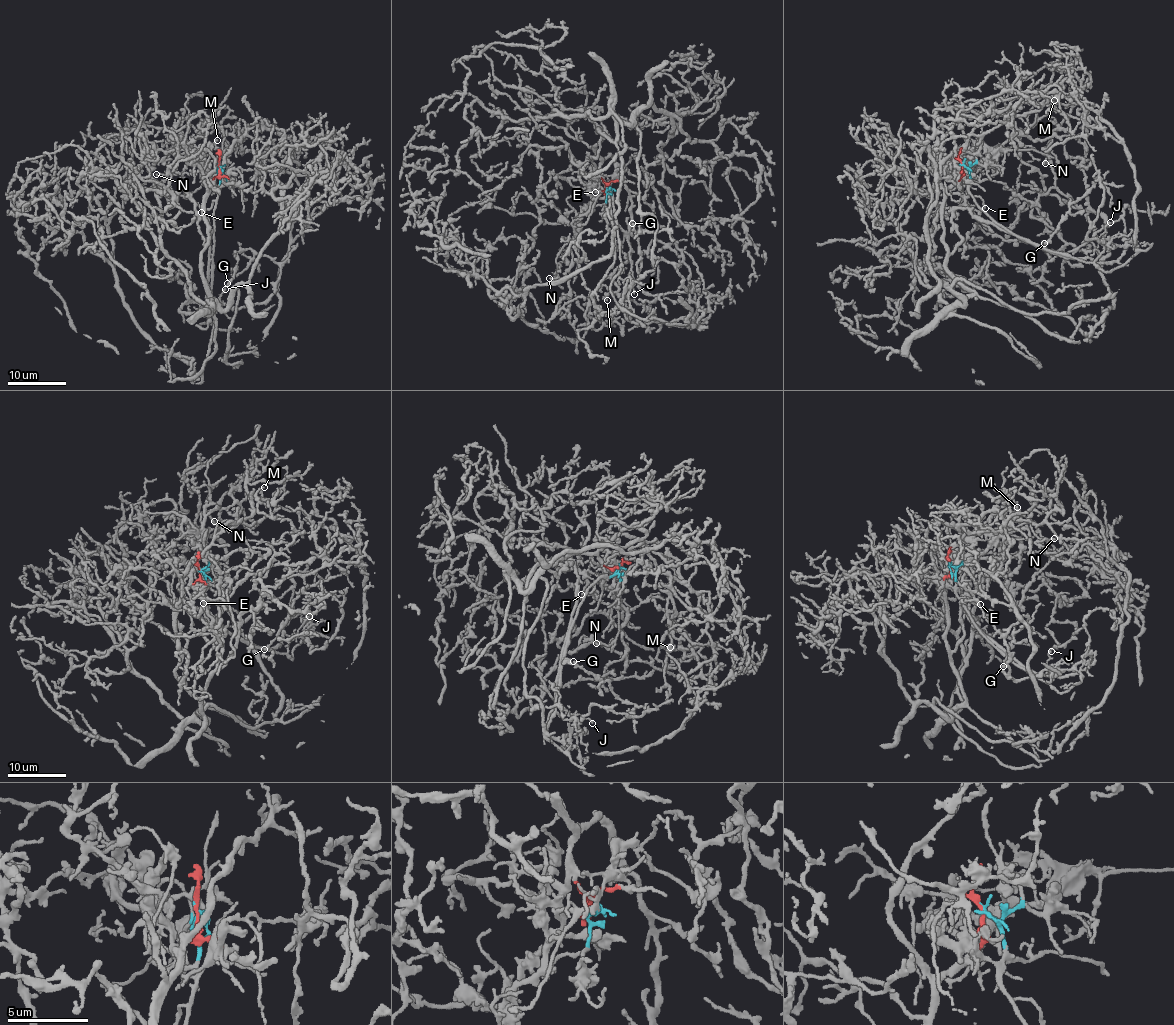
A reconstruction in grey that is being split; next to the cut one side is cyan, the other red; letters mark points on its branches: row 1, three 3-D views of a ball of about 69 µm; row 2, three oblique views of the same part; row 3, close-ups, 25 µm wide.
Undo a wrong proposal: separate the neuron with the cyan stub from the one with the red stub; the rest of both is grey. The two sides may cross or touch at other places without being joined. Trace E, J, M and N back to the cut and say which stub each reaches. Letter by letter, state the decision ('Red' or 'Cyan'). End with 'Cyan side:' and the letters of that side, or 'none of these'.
E: Cyan
J: Cyan
M: Red
N: Cyan
Cyan side: E, J, N

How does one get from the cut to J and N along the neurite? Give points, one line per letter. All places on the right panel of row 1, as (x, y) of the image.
J: (960, 162), (978, 205), (1003, 226), (1048, 250), (1092, 263), (1103, 246), (1099, 236), (1110, 222)
N: (960, 162), (968, 168), (975, 161), (973, 152), (997, 153), (1002, 149), (1039, 151), (1047, 155), (1045, 163)

